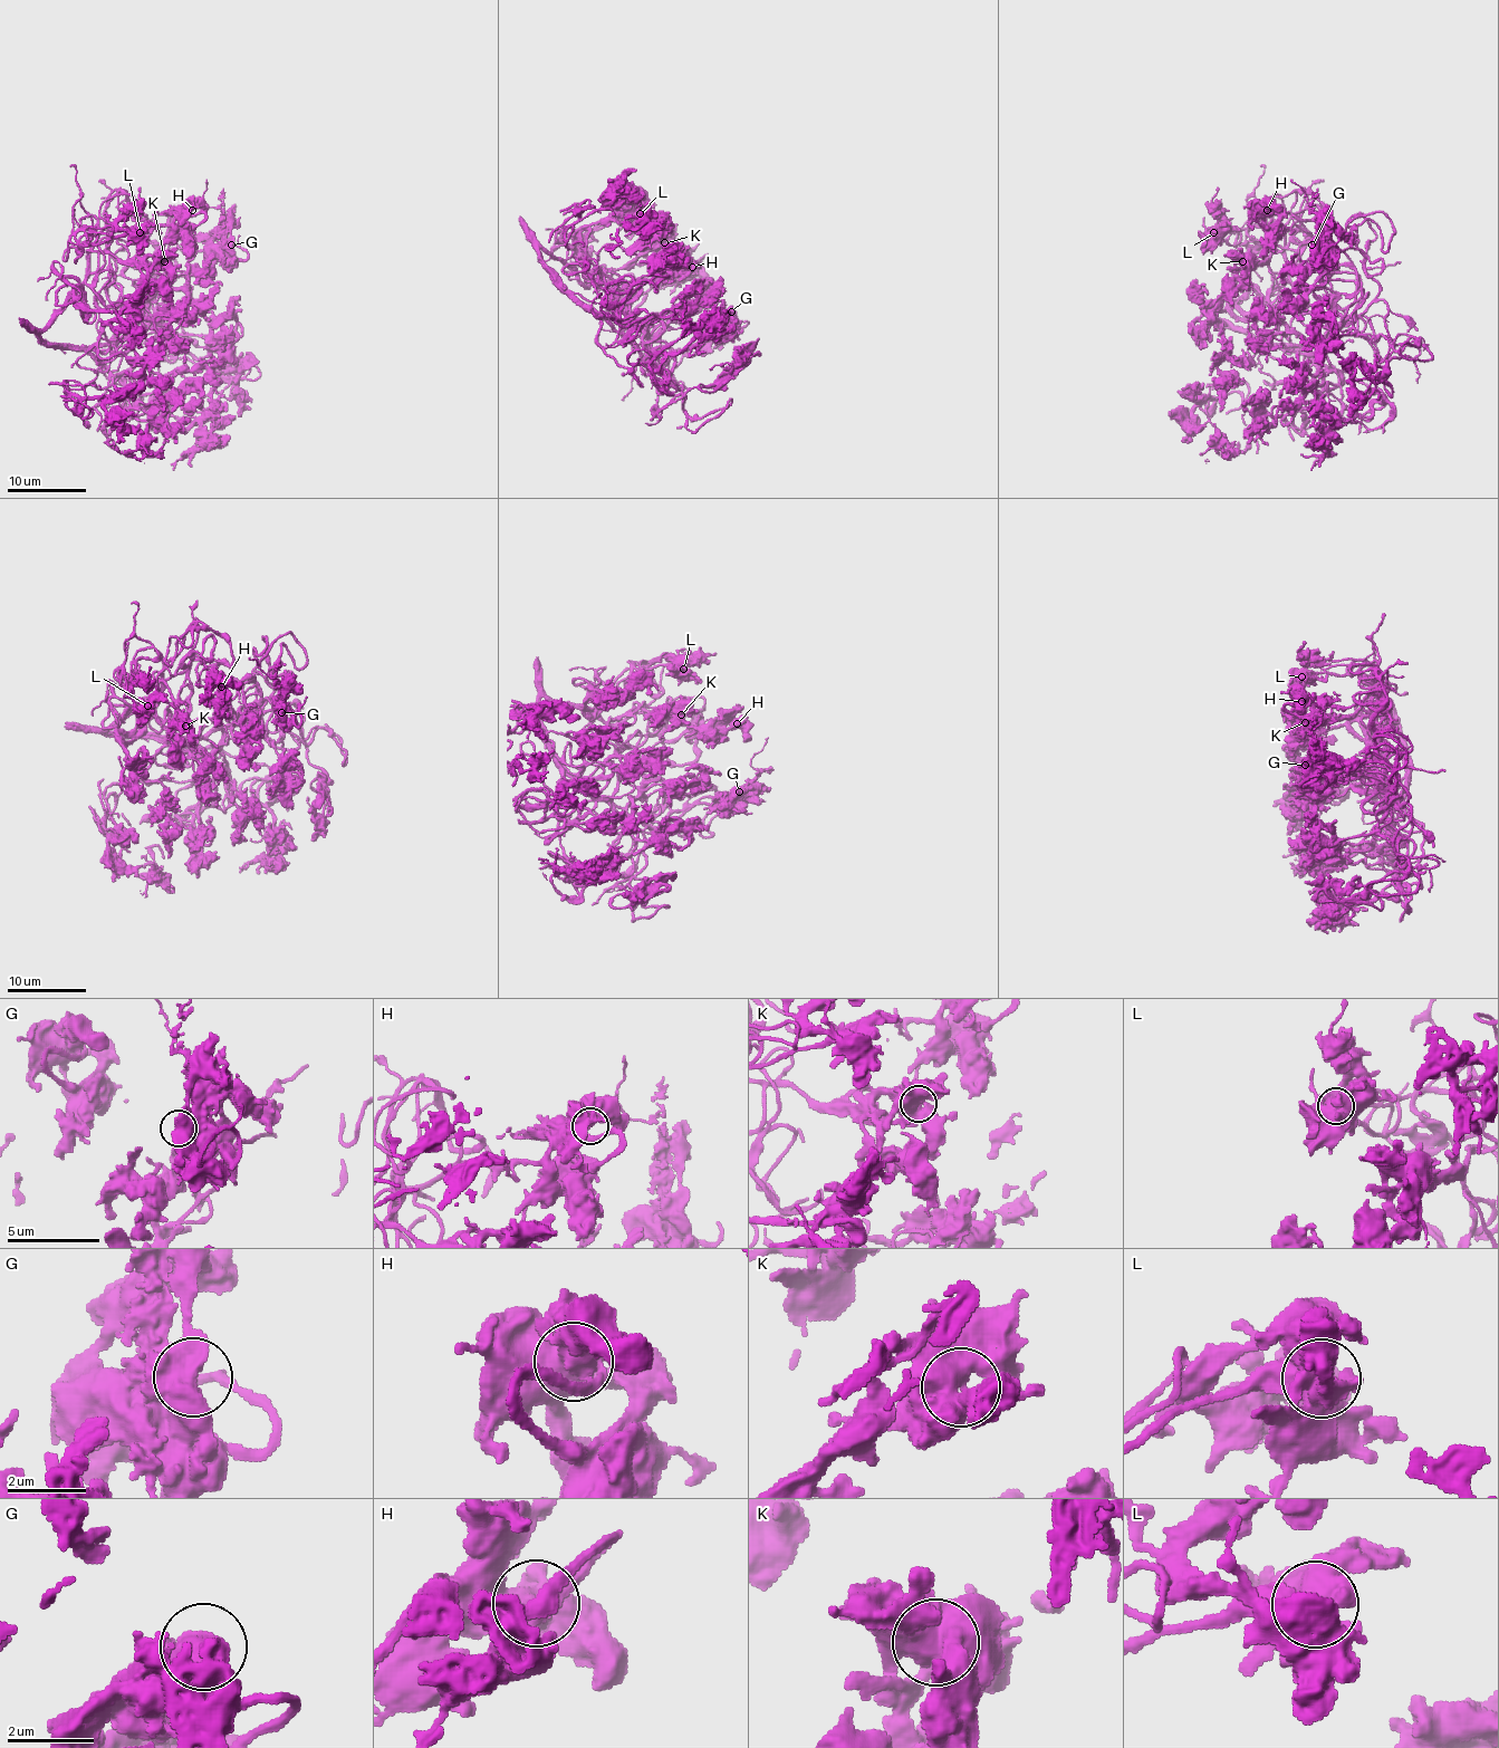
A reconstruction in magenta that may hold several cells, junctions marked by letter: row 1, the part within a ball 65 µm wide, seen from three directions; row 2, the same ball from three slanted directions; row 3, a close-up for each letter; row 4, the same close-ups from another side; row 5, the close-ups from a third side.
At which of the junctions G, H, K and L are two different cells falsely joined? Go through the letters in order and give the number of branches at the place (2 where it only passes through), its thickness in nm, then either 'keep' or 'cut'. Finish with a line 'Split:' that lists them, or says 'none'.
G: 2 branches meet; 700 nm thick; keep
H: 3 branches meet; 500 nm thick; keep
K: 1 branches meet; 1050 nm thick; keep
L: 3 branches meet; 650 nm thick; keep
Split: none

